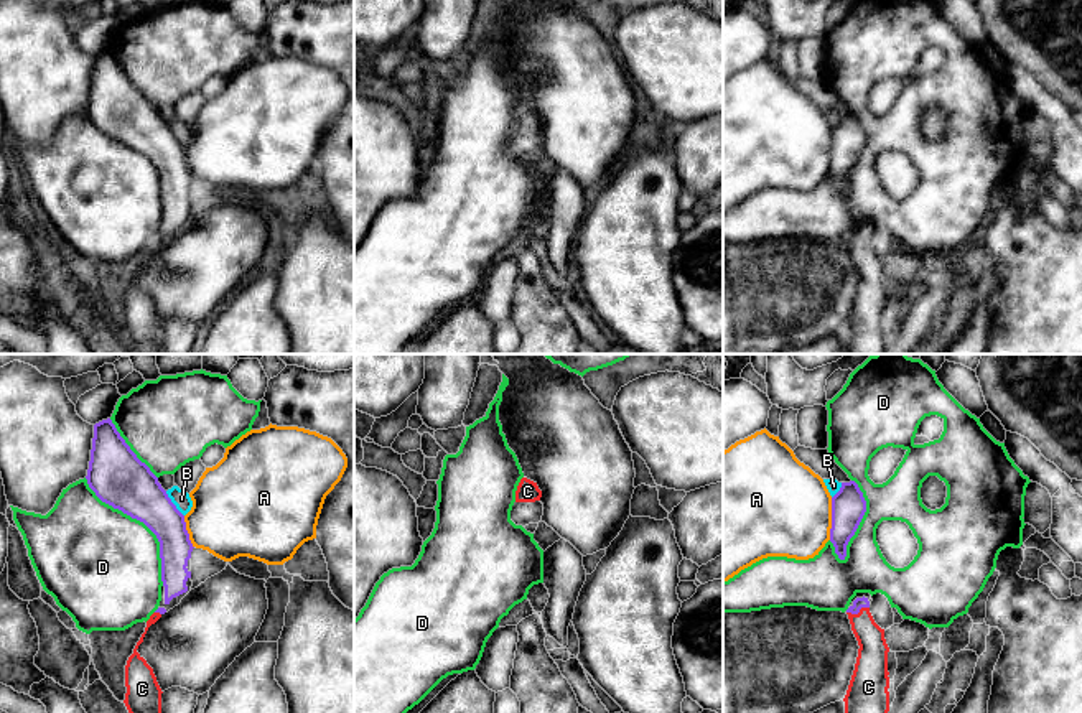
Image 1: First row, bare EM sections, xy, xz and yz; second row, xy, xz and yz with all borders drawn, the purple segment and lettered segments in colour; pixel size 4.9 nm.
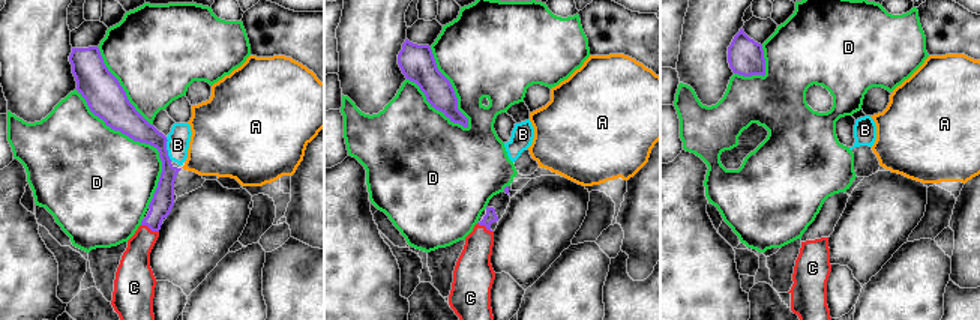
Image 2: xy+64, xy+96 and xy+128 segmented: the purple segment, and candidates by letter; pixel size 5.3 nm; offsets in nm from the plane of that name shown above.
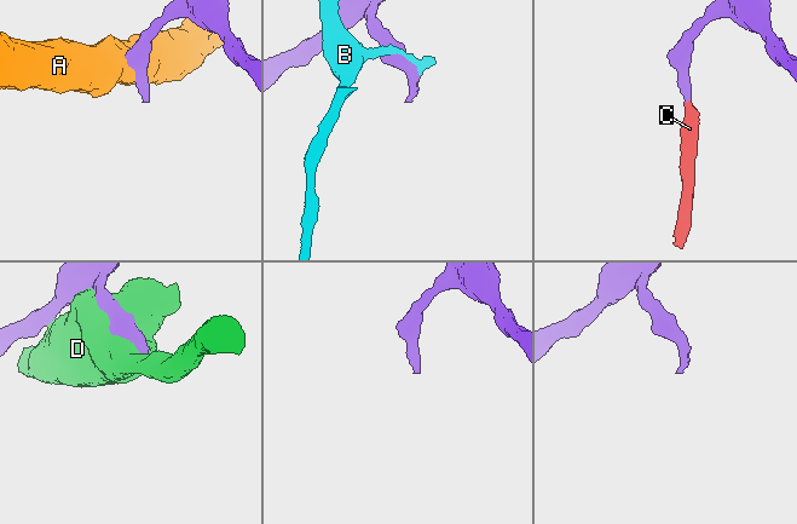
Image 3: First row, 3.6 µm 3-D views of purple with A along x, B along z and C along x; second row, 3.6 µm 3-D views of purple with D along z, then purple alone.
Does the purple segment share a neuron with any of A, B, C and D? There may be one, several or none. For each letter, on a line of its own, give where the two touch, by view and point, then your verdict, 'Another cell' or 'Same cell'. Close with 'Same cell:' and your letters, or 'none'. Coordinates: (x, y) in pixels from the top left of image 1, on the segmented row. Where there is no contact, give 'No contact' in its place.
A: Touches purple at yz (832, 519). Another cell
B: Touches purple at xy (173, 504). Another cell
C: Touches purple at yz (857, 613). Same cell
D: Touches purple at xy (142, 521). Another cell
Same cell: C

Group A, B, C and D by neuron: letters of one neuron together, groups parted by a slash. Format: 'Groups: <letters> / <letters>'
Groups: A / B / C / D

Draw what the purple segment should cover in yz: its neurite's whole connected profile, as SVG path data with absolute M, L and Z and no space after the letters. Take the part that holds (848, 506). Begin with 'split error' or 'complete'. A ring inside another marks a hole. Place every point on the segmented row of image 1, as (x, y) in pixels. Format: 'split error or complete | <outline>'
complete | M855 481L842 482L840 491L832 497L830 542L840 560L846 557L846 545L855 535L863 515L866 501Z

